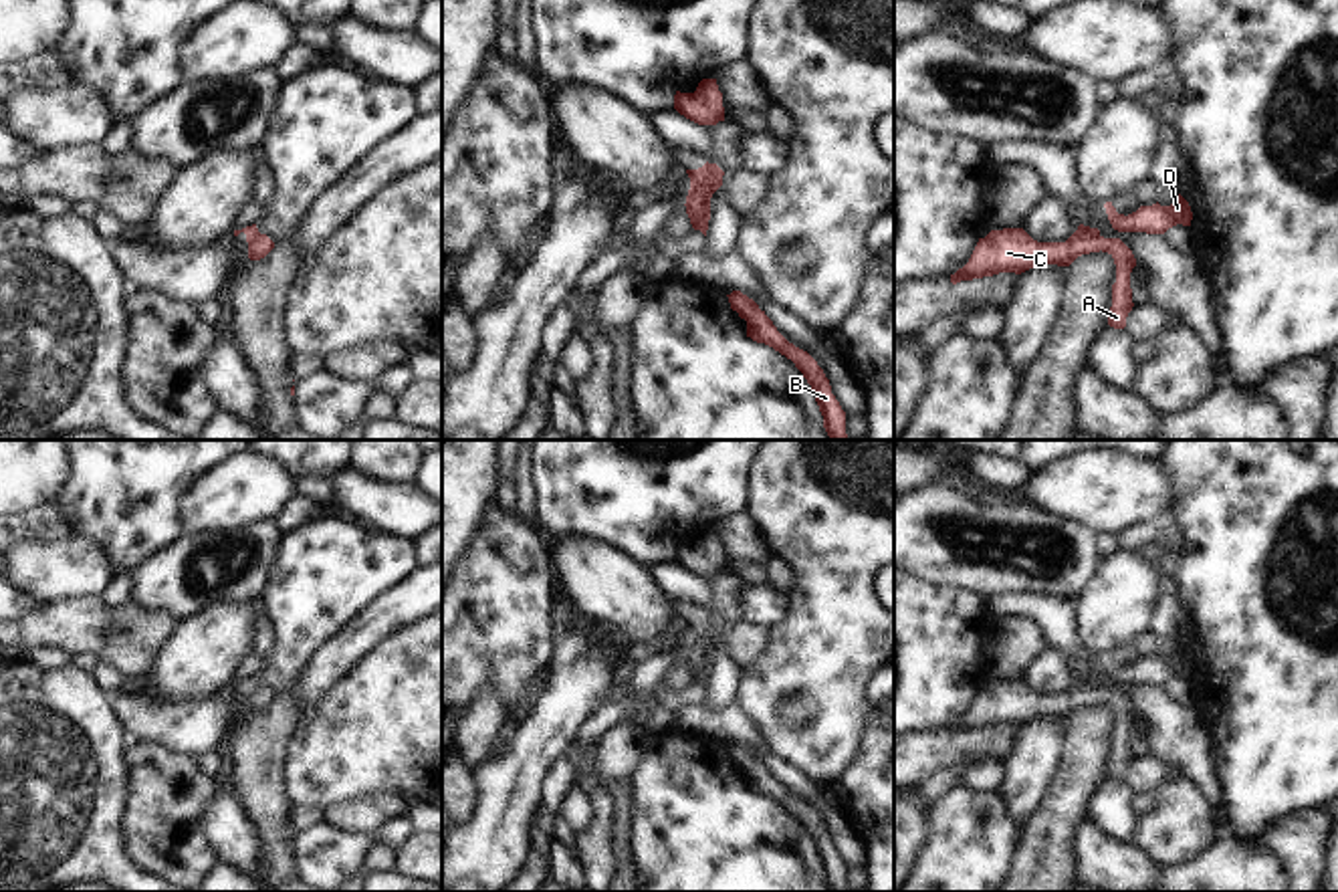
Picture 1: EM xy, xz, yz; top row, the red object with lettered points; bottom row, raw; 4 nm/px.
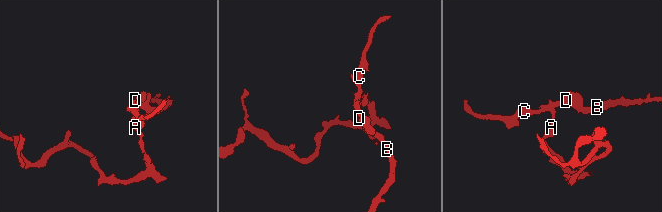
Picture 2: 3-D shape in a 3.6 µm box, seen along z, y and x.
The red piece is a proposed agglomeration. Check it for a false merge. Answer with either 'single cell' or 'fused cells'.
fused cells

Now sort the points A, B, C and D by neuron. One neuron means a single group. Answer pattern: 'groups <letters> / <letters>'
groups A C / B D

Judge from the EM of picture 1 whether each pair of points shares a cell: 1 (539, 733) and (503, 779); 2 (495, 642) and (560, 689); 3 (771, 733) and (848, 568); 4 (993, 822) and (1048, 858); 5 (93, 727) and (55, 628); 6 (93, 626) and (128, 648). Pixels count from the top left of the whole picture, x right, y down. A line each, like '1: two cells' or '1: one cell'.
1: one cell
2: two cells
3: one cell
4: two cells
5: two cells
6: two cells

